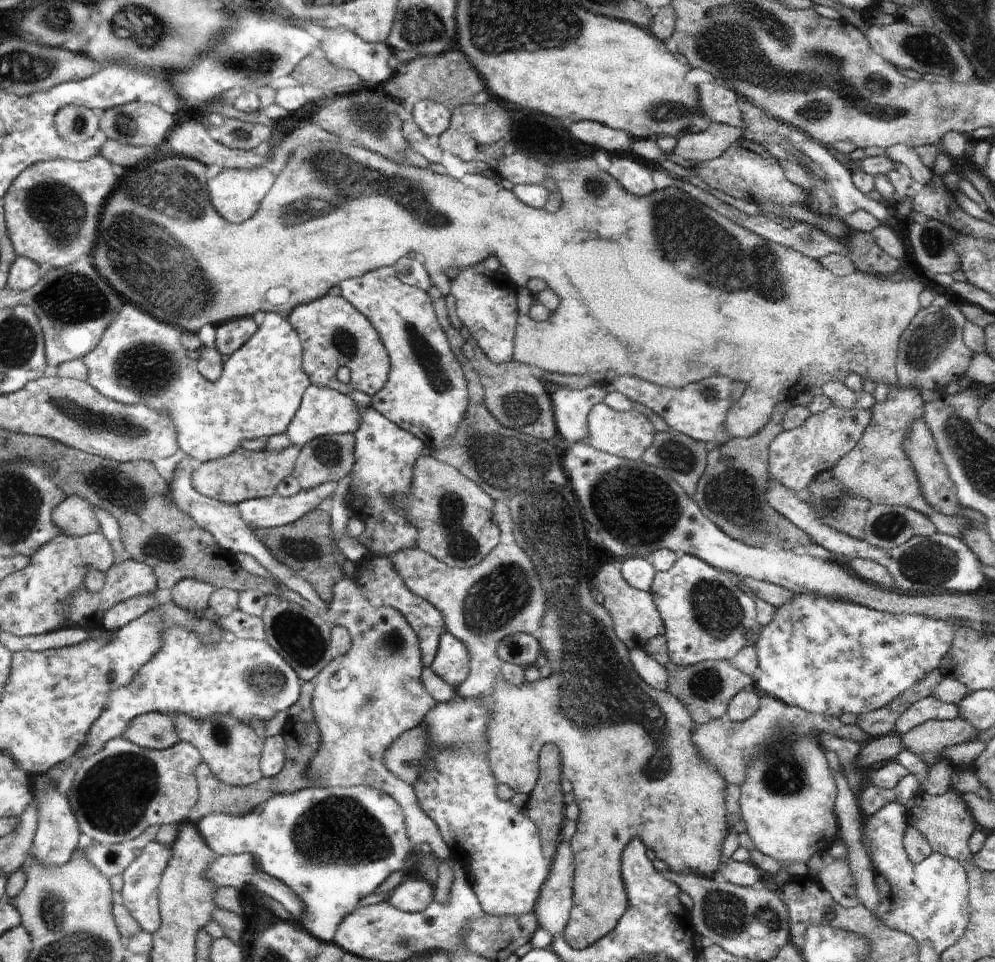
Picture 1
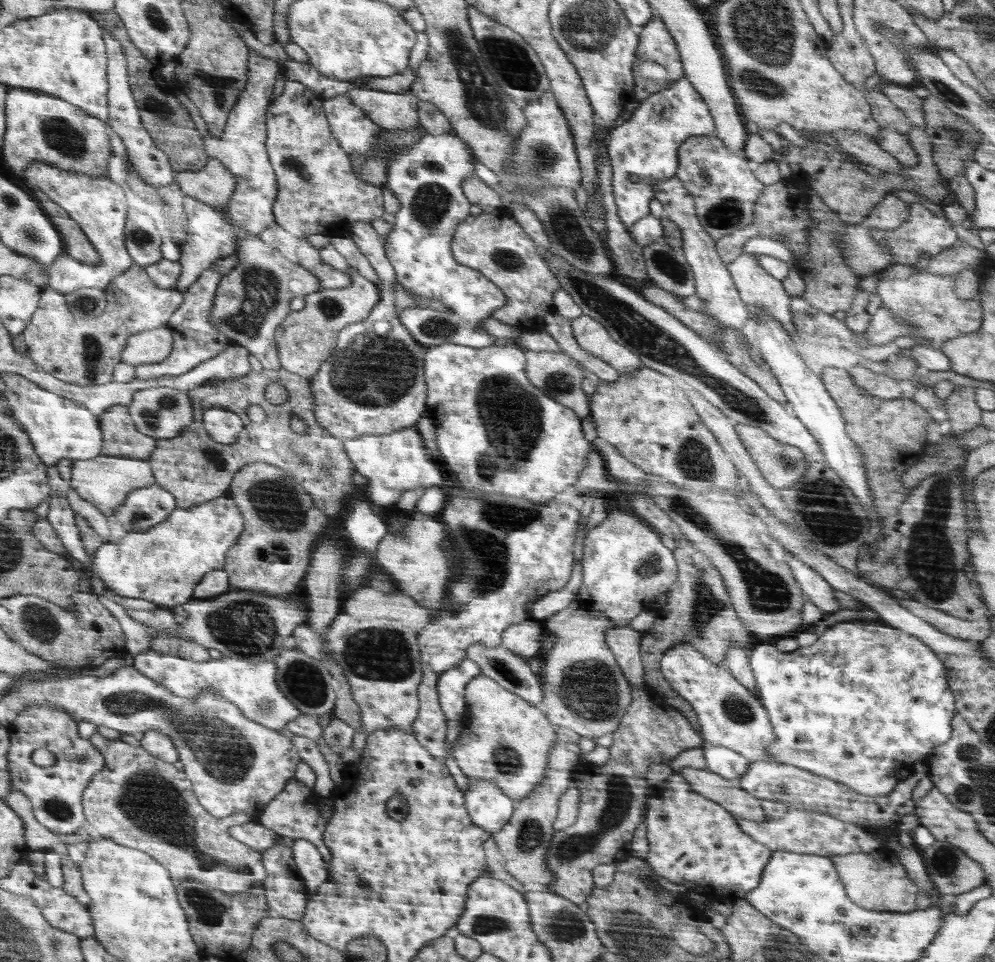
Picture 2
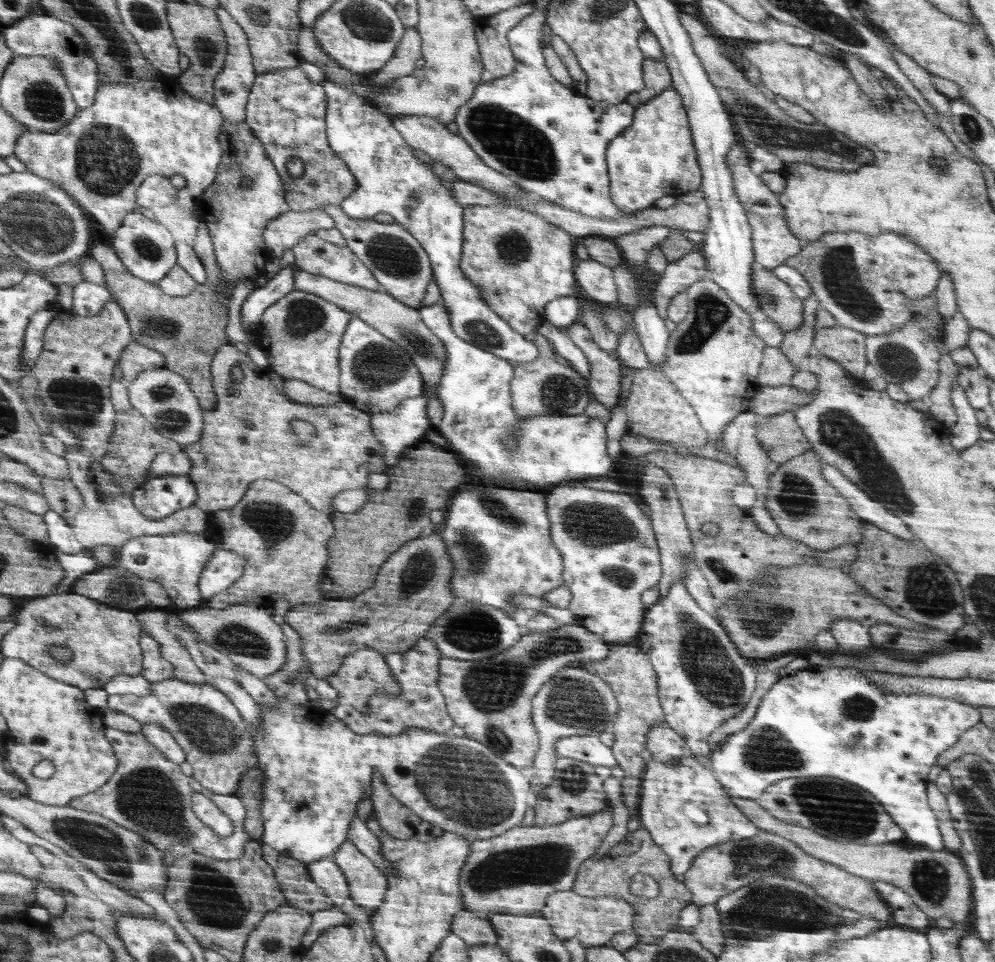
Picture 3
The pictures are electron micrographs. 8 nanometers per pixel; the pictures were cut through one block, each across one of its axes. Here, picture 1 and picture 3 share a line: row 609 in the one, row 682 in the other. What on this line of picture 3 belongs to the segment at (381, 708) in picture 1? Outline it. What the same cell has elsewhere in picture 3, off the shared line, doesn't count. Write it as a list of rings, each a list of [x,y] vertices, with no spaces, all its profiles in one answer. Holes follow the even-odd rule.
[[[364,648],[364,650],[356,650],[343,661],[339,670],[334,672],[334,675],[326,678],[329,686],[335,688],[339,692],[338,702],[340,704],[352,704],[356,710],[362,715],[366,714],[366,703],[370,699],[370,695],[378,689],[382,689],[382,693],[386,691],[388,695],[396,695],[398,687],[395,684],[394,678],[391,676],[390,668],[388,668],[386,656],[382,656],[380,652],[376,652],[374,648]]]

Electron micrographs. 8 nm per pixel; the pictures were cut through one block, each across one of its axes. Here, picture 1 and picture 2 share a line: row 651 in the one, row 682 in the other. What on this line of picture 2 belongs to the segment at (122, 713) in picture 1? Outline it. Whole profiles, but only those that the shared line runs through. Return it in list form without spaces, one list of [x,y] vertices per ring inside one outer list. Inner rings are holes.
[[[151,648],[135,658],[134,666],[182,697],[198,697],[200,693],[204,693],[204,689],[214,687],[220,693],[224,693],[226,699],[236,703],[245,717],[275,731],[286,728],[288,721],[301,714],[300,710],[276,687],[276,664],[273,661],[254,663],[224,655],[221,659],[200,662]]]

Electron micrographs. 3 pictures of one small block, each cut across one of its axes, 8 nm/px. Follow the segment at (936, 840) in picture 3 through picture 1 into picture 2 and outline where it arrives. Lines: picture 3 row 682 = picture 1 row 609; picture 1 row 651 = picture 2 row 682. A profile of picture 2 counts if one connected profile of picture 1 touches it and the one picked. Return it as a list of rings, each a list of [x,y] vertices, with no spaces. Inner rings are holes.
[[[841,621],[829,626],[812,646],[799,647],[791,652],[778,650],[774,646],[774,642],[762,642],[762,644],[758,642],[751,649],[746,645],[732,643],[728,650],[725,665],[731,669],[740,684],[746,685],[748,689],[759,695],[764,708],[767,709],[767,714],[770,716],[776,734],[776,742],[768,747],[768,754],[772,756],[772,763],[804,768],[804,770],[814,772],[818,776],[840,781],[842,784],[855,789],[856,792],[868,796],[883,797],[890,795],[899,783],[902,783],[915,771],[914,762],[922,761],[922,758],[932,748],[947,743],[951,735],[954,734],[954,725],[951,722],[955,718],[958,706],[956,705],[954,690],[950,687],[946,665],[939,659],[938,654],[928,645],[925,645],[919,637],[892,628],[881,621]]]

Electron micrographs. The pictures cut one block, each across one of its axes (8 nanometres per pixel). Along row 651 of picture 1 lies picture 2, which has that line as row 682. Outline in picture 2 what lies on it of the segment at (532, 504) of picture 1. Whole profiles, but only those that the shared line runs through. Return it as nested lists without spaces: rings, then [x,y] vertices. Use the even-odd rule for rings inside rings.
[[[567,608],[556,612],[543,622],[544,627],[556,631],[558,642],[548,652],[543,663],[542,687],[545,689],[542,707],[548,712],[548,720],[556,731],[558,728],[570,728],[582,737],[593,740],[600,736],[613,733],[622,718],[627,714],[627,708],[633,702],[633,689],[623,670],[615,660],[615,655],[607,644],[608,629],[616,626],[615,622],[604,612],[590,612],[586,608]]]

